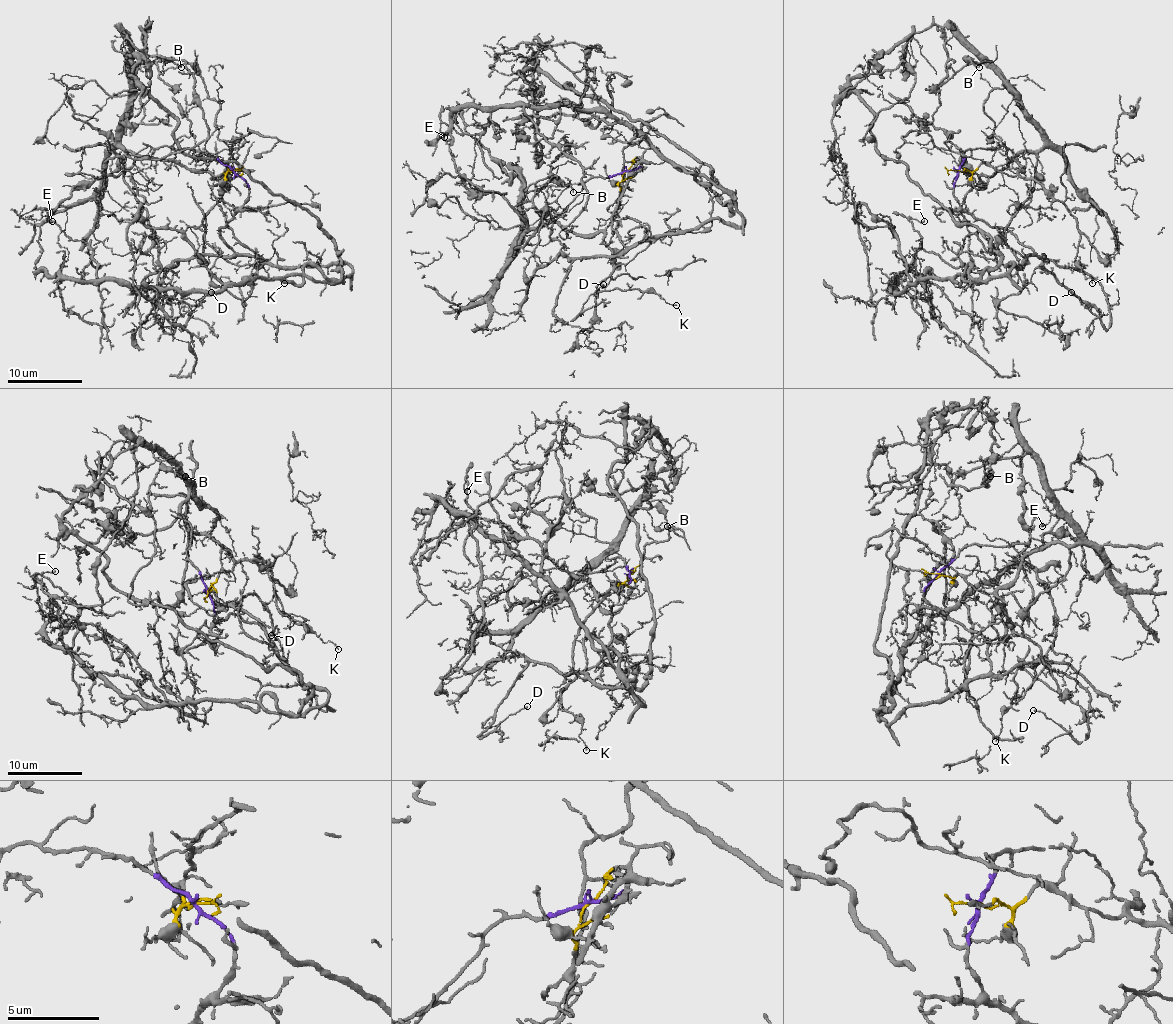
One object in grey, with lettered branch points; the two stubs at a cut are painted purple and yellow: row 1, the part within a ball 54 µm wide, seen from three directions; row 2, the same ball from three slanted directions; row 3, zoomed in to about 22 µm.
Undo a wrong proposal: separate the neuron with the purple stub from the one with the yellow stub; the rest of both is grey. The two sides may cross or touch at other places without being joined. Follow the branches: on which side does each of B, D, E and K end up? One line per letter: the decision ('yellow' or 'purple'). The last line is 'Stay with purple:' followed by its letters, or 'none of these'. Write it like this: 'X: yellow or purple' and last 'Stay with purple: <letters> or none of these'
B: yellow
D: purple
E: purple
K: yellow
Stay with purple: D, E

